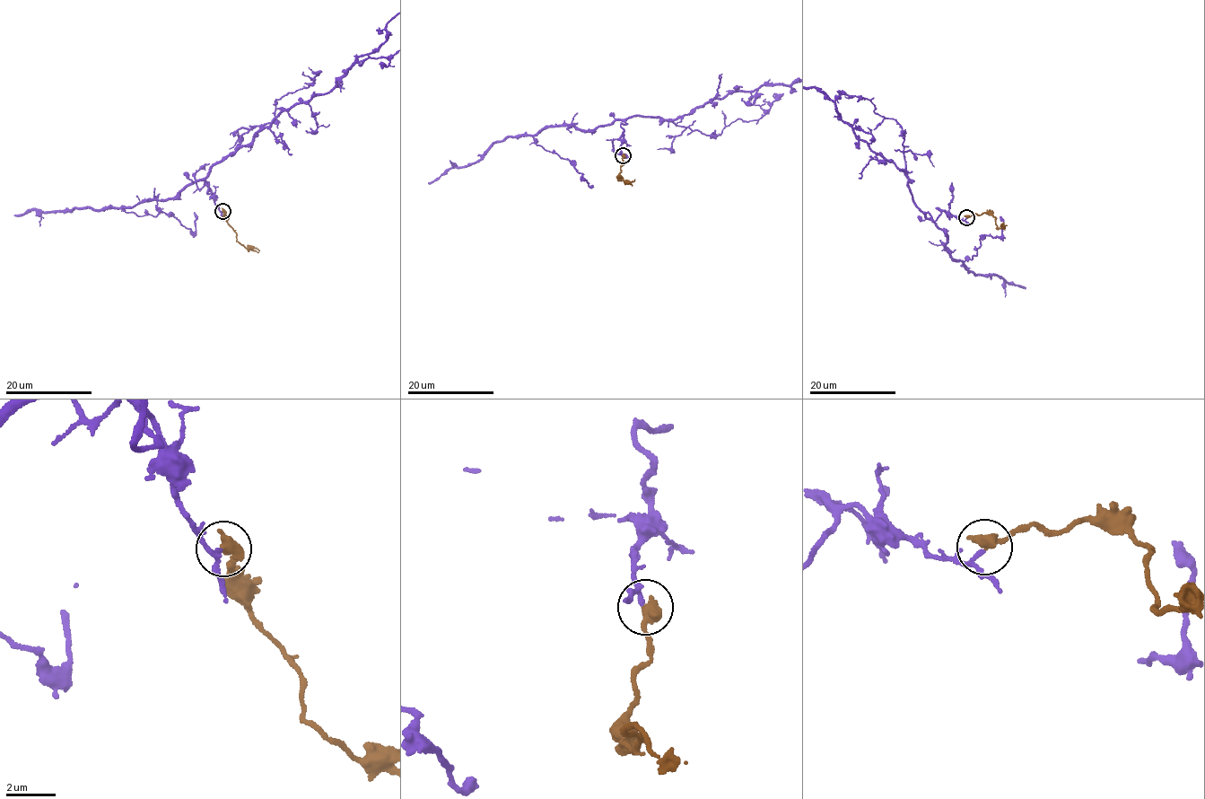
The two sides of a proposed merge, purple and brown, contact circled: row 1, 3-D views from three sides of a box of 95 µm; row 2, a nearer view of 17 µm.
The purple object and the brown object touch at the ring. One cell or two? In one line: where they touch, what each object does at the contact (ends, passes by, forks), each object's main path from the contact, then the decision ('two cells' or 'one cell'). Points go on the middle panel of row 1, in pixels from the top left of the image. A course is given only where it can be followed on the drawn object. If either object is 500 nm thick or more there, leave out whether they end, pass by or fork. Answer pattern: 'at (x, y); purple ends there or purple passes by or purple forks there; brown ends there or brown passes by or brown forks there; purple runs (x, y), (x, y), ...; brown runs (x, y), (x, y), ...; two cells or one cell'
at (623, 155); brown runs (623, 154), (618, 177), (624, 181), (634, 179); one cell

